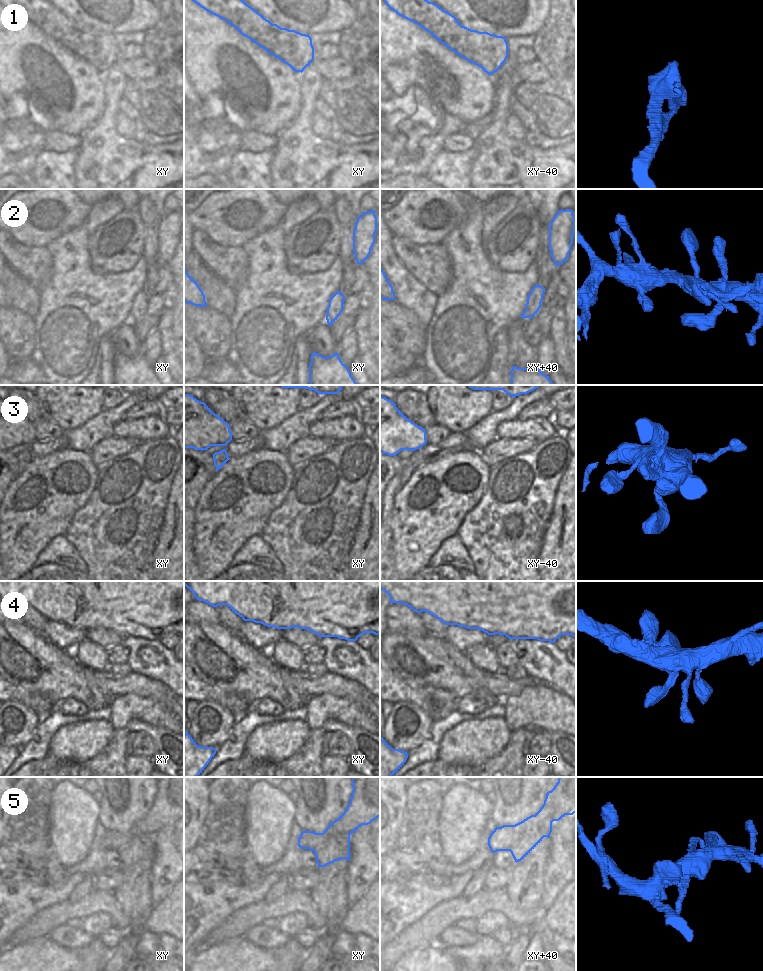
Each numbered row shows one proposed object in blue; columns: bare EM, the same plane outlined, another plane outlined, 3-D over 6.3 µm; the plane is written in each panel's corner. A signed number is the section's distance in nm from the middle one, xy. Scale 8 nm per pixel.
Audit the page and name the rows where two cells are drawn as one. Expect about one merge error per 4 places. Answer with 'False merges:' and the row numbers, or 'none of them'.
False merges: 1, 5

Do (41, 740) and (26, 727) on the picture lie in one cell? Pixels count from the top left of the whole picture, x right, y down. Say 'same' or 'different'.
different

